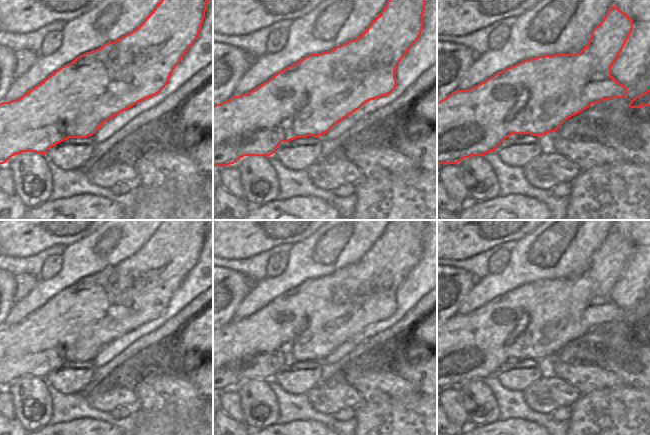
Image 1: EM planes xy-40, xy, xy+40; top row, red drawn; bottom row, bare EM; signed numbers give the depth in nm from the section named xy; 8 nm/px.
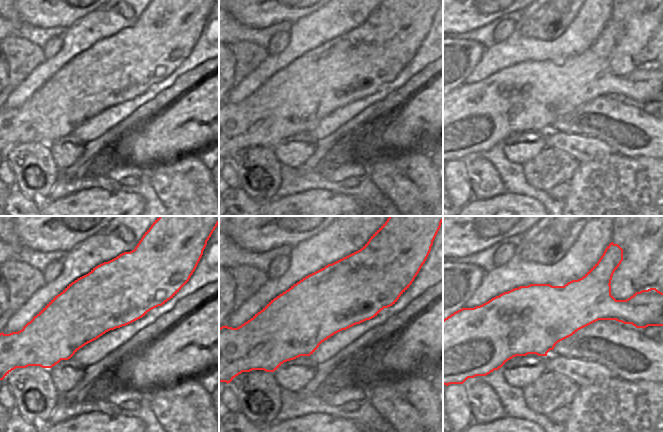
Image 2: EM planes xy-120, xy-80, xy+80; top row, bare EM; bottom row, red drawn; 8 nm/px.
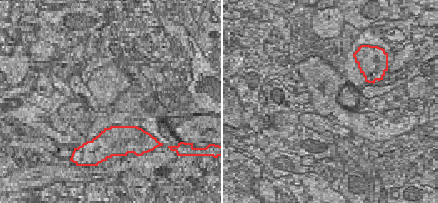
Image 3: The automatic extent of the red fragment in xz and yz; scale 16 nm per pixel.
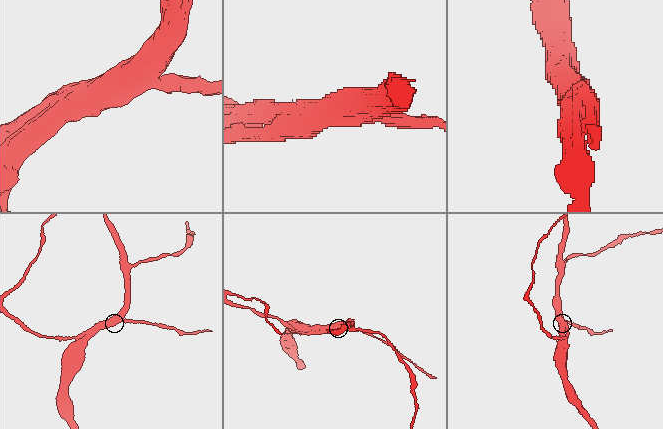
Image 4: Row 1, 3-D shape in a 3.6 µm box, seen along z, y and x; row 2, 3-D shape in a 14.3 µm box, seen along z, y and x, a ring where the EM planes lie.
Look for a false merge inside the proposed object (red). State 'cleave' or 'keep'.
cleave

